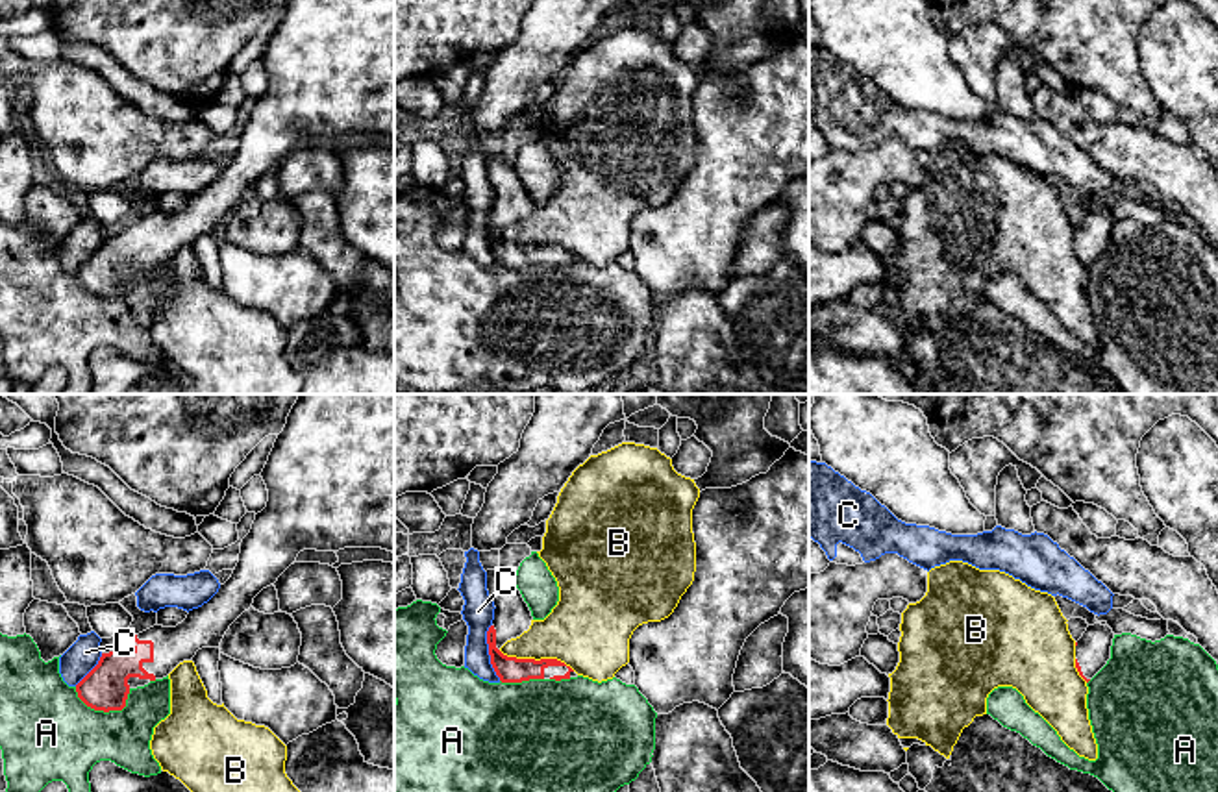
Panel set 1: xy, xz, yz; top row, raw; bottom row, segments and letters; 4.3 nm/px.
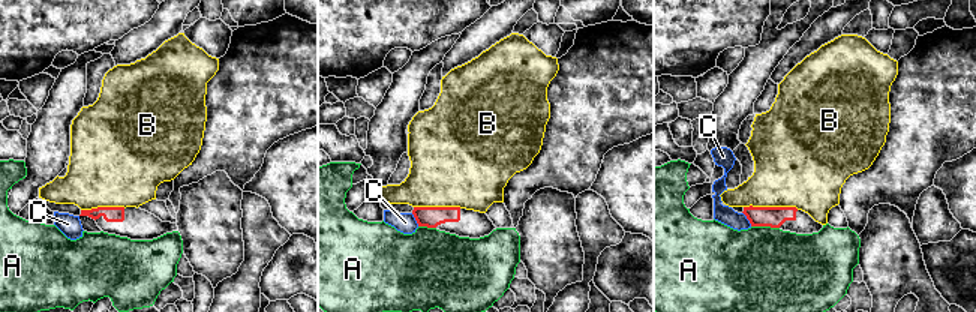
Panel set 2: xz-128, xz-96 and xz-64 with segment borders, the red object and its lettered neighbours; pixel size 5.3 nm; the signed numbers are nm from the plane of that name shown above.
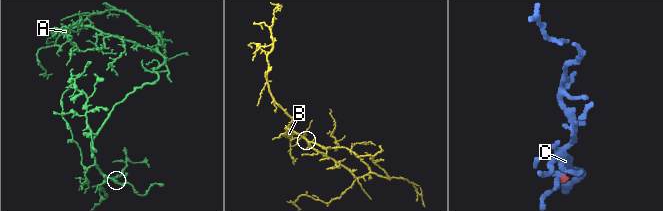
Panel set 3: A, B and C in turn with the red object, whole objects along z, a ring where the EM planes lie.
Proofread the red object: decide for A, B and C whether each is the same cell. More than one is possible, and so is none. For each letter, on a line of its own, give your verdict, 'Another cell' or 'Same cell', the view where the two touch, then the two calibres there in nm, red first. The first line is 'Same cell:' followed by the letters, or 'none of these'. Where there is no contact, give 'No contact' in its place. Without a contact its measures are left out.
Same cell: none of these
A: Another cell. Touches red in xy. Thickness 190 nm (red) against 400 nm
B: Another cell. Touches red in xz. Thickness 110 nm (red) against 340 nm
C: Another cell. Touches red in xz. Thickness 110 nm (red) against 140 nm

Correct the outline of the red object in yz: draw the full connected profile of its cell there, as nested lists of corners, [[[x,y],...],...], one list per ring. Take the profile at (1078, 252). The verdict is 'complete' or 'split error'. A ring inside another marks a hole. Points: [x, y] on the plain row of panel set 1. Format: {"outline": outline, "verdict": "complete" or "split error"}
{"outline": [[[1088,211],[1075,231],[1075,254],[1088,268],[1111,244],[1114,218],[1109,211]]], "verdict": "split error"}

